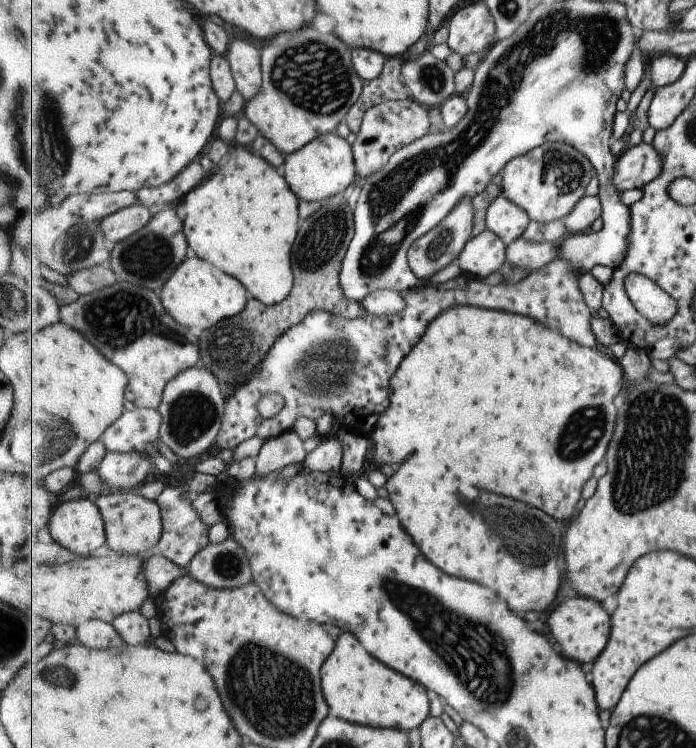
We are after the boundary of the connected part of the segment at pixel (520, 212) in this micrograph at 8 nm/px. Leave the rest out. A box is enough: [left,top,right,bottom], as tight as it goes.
[486,194,532,246]

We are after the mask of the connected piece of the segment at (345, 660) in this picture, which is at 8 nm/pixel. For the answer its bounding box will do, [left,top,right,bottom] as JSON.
[321,632,430,732]

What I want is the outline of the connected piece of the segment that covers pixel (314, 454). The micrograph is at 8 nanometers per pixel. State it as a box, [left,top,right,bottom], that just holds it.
[306,435,344,472]

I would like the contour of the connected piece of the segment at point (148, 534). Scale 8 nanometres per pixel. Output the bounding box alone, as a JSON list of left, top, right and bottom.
[94,490,164,555]

